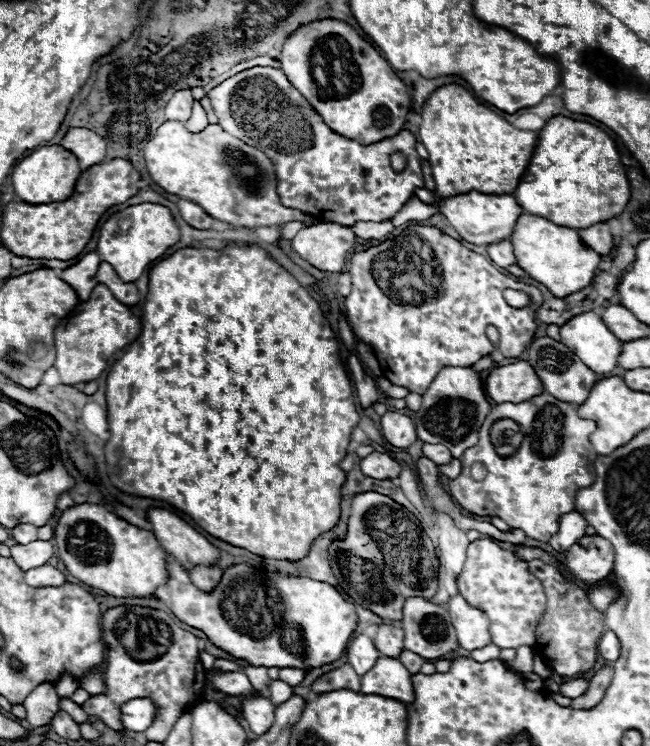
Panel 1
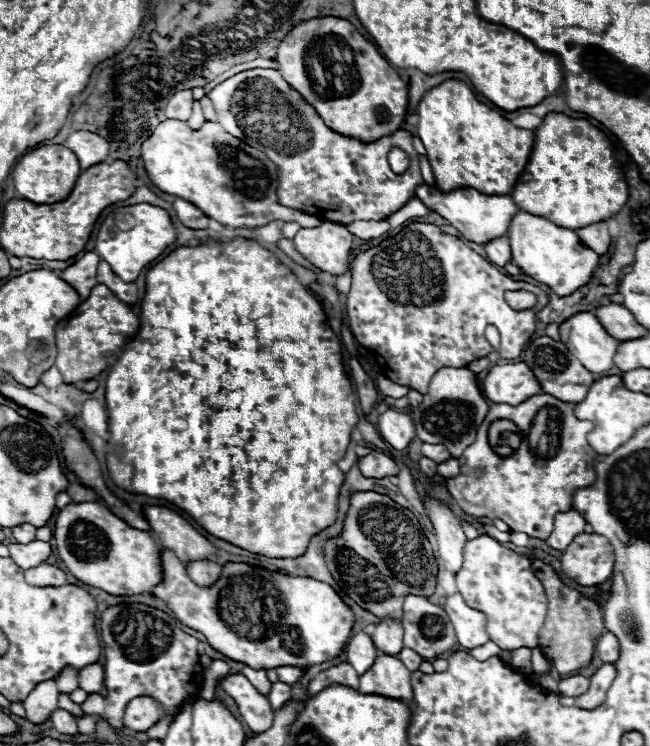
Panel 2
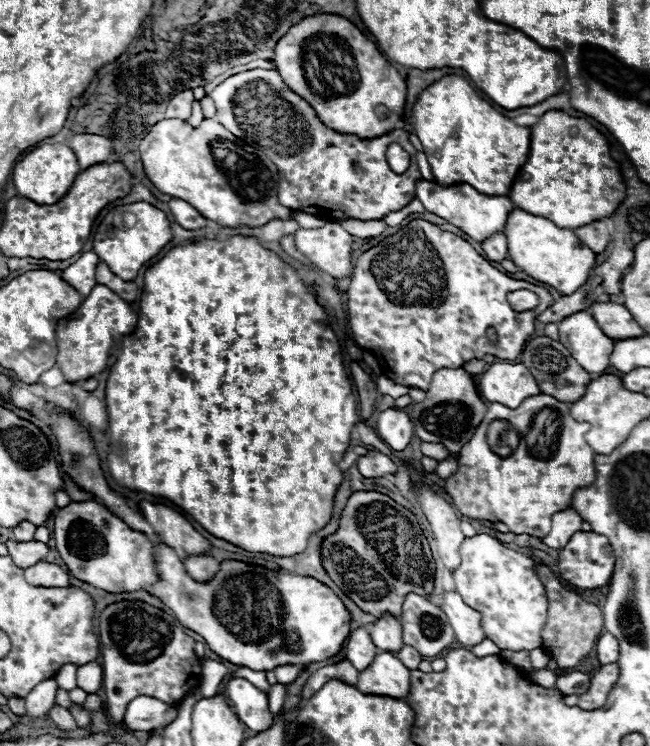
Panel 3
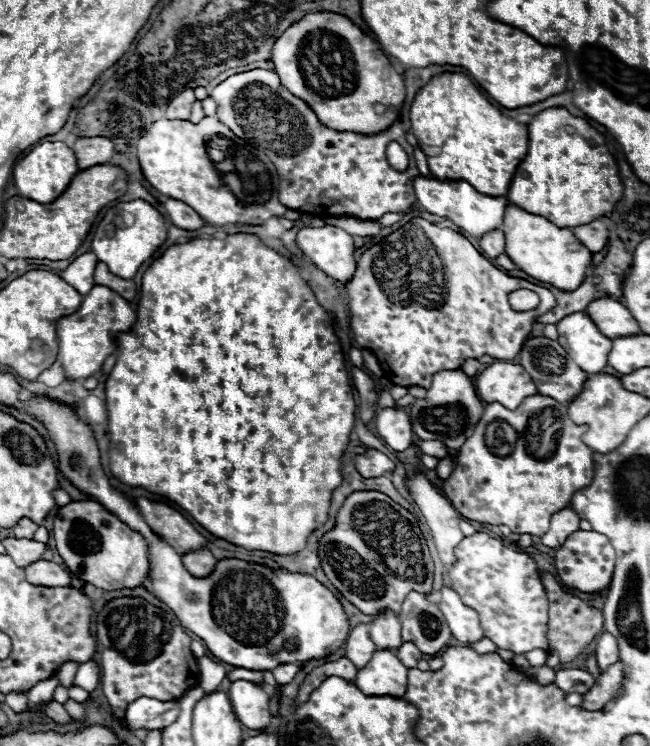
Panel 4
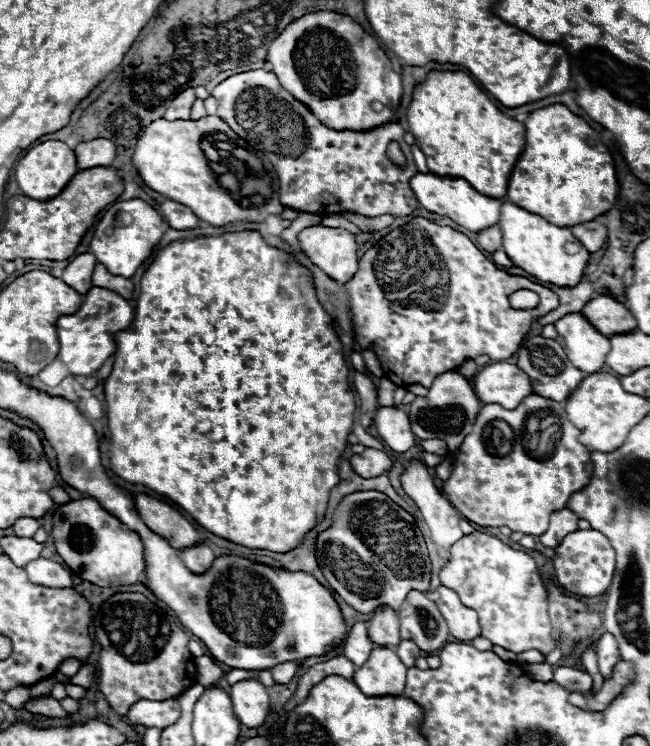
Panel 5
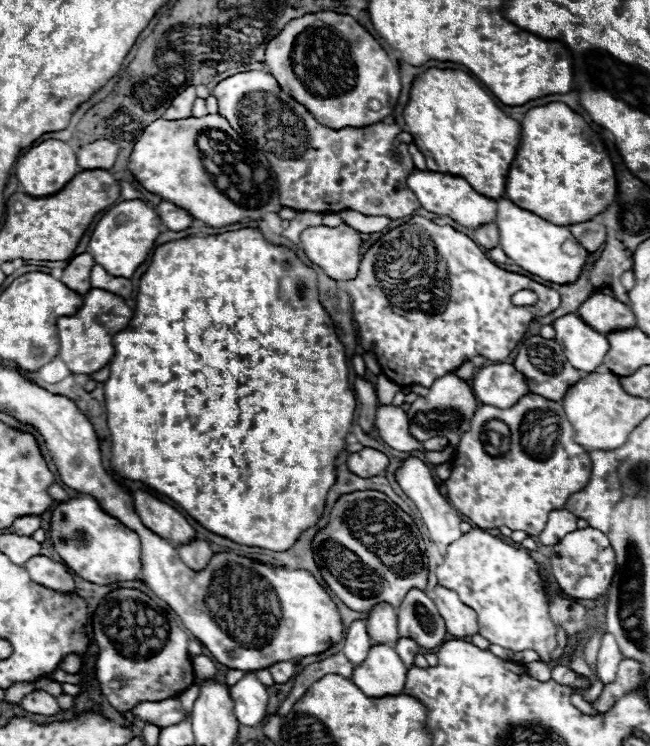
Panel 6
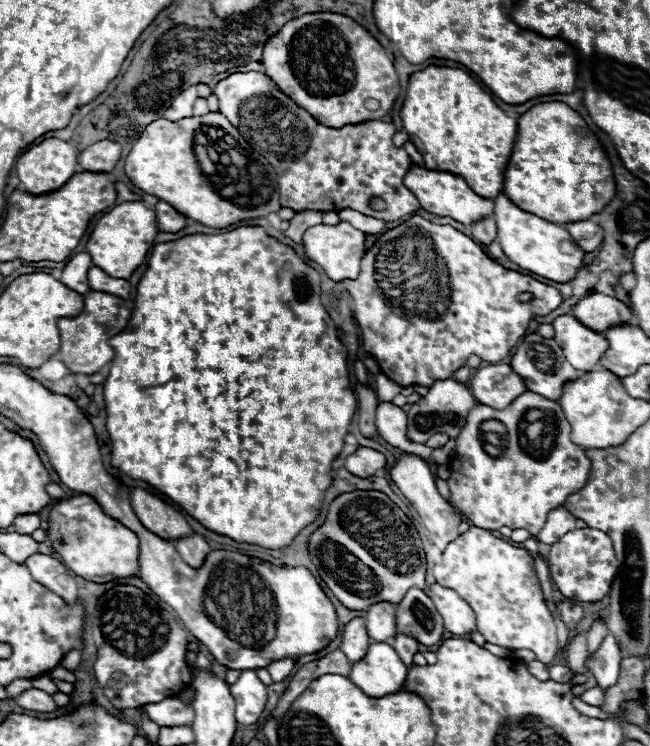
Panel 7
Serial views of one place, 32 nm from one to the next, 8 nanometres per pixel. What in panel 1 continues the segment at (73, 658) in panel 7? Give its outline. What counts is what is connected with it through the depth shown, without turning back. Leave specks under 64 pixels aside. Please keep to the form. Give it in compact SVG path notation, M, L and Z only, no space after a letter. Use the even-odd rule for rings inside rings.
M68 672L56 682L56 692L58 692L58 696L66 696L66 698L70 698L70 696L74 694L74 690L78 690L78 688L80 688L78 682L76 682L74 676L68 674Z

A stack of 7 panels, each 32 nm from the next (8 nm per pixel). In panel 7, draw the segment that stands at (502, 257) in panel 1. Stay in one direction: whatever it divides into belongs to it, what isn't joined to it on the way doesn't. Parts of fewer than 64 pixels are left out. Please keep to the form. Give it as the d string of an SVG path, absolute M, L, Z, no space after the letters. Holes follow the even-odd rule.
M492 216L480 218L472 224L472 236L474 240L482 242L482 244L490 244L496 238L496 222Z

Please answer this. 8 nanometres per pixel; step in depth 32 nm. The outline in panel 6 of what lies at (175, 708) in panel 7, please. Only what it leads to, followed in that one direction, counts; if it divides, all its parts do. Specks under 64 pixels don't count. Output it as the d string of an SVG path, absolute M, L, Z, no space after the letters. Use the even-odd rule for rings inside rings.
M168 698L162 702L142 702L134 708L134 714L144 722L152 722L158 728L178 724L186 718L186 712L178 698Z

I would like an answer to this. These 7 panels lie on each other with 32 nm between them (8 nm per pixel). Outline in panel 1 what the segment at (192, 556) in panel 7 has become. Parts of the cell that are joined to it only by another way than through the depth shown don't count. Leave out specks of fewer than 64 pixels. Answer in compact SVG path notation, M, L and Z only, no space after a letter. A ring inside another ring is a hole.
M194 566L188 570L192 582L200 588L200 590L212 590L222 576L222 570L218 566Z

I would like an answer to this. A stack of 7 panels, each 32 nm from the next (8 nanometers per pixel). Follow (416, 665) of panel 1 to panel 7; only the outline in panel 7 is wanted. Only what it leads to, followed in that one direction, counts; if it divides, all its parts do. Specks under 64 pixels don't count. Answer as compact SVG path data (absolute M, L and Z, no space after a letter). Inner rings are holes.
M396 634L394 640L392 640L392 646L396 648L398 656L404 660L404 664L412 664L412 656L418 652L418 642L412 640L410 636L404 636L404 634Z

